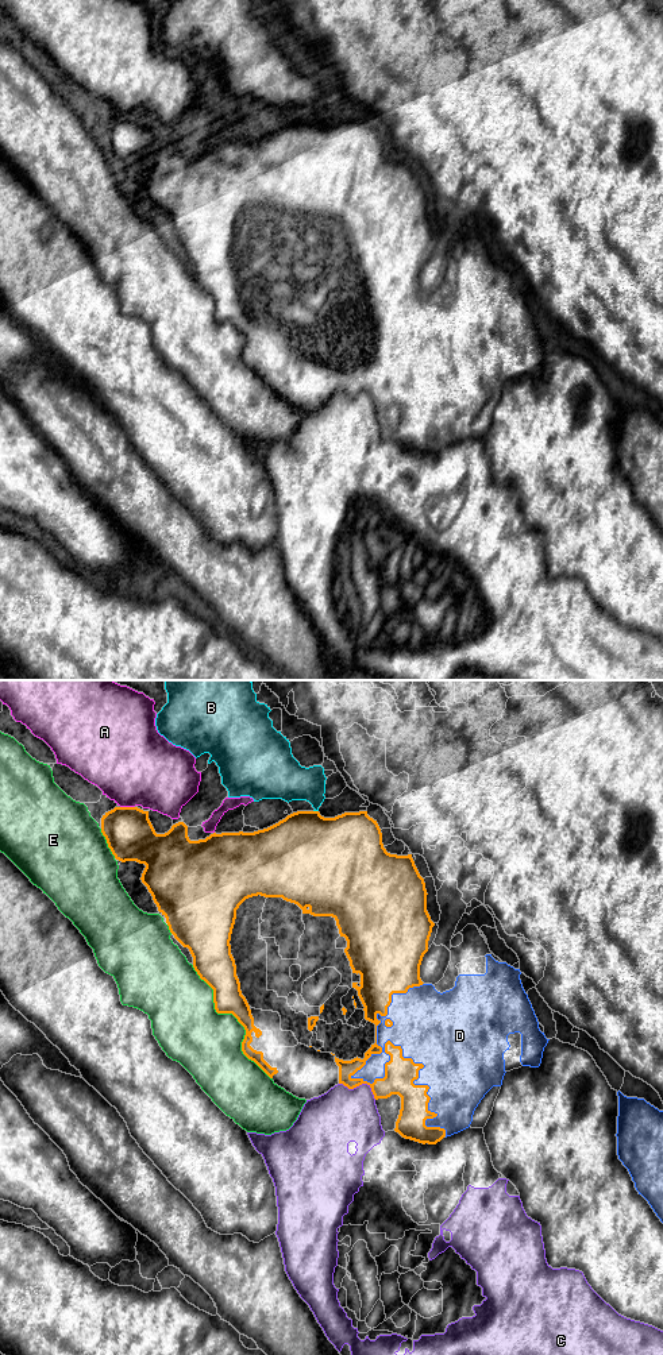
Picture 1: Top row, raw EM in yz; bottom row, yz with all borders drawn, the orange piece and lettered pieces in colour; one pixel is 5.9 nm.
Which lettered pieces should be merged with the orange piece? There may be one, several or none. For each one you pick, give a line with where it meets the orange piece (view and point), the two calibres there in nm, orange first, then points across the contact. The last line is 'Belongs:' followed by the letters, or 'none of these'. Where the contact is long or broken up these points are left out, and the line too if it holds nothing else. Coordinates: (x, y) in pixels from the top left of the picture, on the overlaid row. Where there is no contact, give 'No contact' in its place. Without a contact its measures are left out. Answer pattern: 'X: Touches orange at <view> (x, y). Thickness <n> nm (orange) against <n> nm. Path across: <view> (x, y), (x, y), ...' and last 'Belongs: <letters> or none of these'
D: Touches orange at yz (403, 1057). Thickness 190 nm (orange) against 440 nm
Belongs: D

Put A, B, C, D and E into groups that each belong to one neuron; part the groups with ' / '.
A / B / C / D / E

